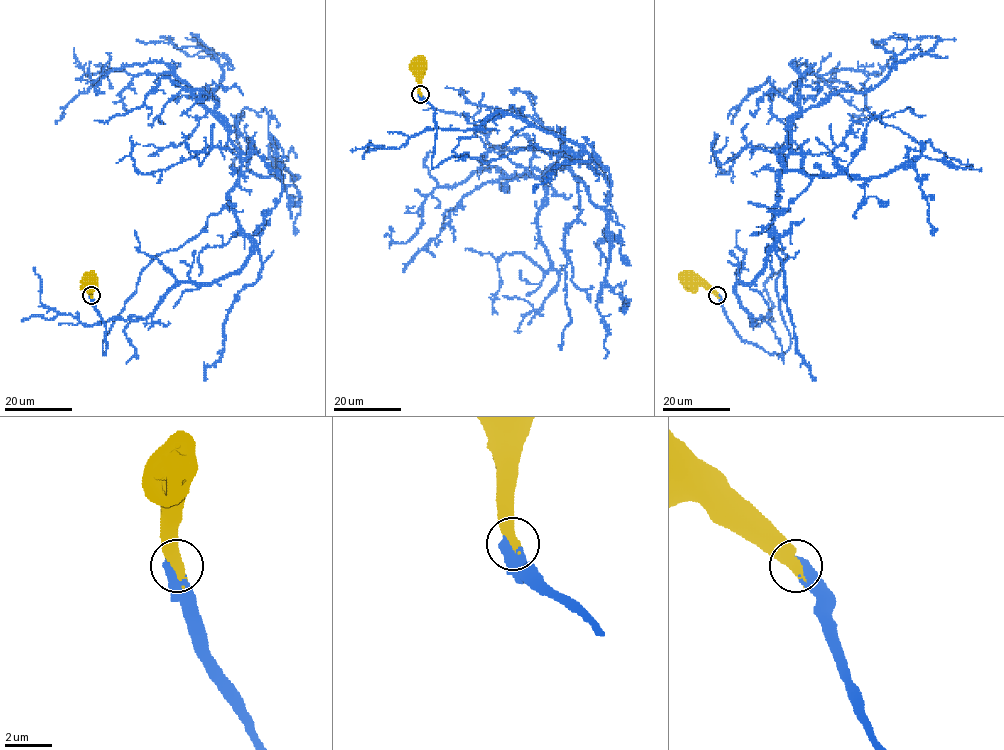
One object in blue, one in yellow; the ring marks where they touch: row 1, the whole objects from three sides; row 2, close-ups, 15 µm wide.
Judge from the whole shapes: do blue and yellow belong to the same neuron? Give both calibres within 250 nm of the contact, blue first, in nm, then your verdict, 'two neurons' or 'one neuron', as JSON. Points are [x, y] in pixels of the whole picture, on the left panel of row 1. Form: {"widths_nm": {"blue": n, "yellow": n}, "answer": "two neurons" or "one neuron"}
{"widths_nm": {"blue": 600, "yellow": 550}, "answer": "one neuron"}

